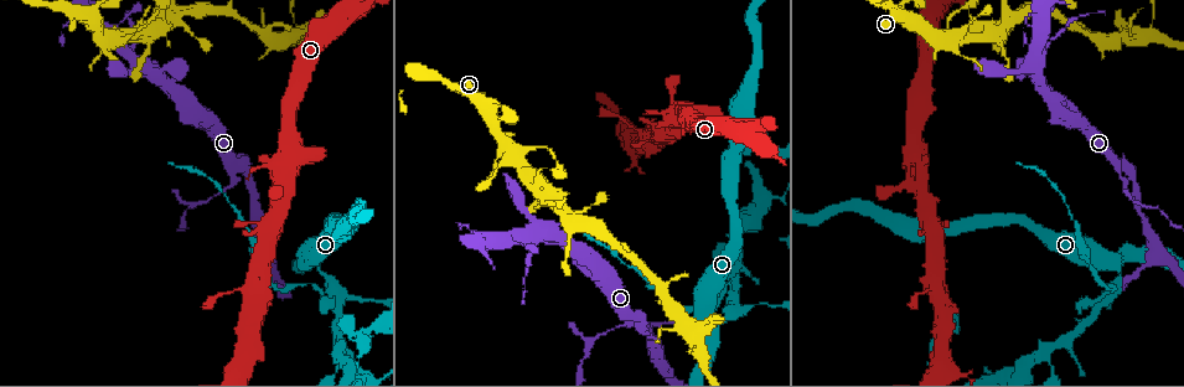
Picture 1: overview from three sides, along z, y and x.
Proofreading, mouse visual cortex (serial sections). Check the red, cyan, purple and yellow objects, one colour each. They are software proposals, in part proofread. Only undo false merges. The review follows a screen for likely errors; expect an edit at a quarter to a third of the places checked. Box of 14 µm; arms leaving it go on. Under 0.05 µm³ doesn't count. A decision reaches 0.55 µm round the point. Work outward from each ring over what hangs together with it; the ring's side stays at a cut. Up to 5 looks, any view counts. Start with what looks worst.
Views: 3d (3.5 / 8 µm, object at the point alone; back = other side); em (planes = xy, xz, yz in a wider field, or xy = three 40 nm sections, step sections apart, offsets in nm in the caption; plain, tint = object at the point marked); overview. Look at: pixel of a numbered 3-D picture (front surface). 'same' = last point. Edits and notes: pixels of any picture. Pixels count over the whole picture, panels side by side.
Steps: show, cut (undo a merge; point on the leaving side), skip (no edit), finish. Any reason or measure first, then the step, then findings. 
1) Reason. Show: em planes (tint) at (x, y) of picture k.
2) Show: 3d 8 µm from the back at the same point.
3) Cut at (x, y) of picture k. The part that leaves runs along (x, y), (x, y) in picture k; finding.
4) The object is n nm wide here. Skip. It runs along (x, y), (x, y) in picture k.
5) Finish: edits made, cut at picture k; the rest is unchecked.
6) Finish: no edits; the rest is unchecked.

Sudden change in width. Show: 3d 8 µm from the back at (1122, 178) of picture 1.

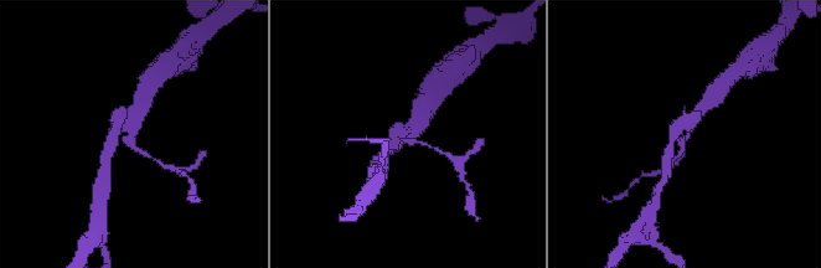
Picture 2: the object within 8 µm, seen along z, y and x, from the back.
The arms are 150, 350 nm wide. Show: em xy step 2 (tint) at (406, 138) of picture 2.

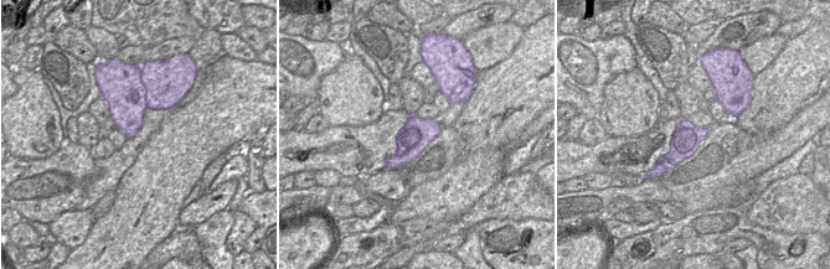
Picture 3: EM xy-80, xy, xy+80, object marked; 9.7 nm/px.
Cut at (455, 159) of picture 2. The part that leaves runs along (421, 143), (444, 153), (459, 169) in picture 2; a second cell is stuck on.

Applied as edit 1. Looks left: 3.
See it whole again. Show: overview.

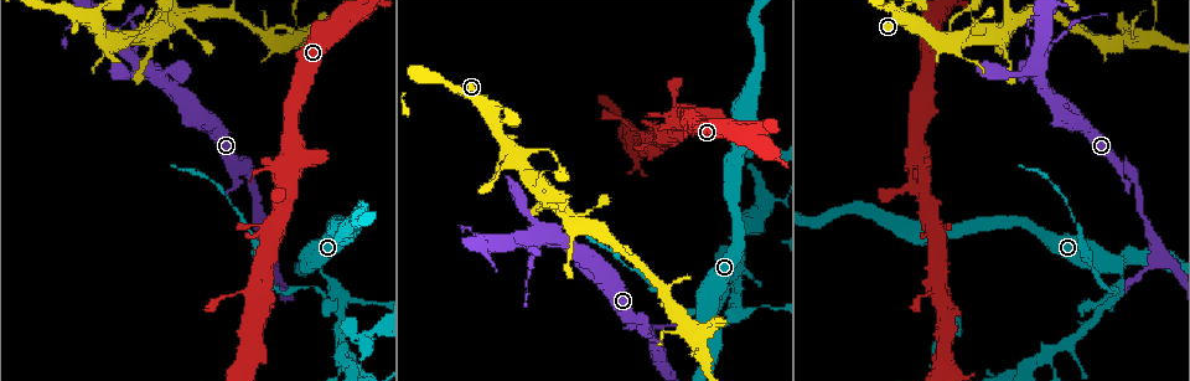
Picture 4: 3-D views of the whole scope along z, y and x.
Branch point. Show: 3d 3.5 µm at (623, 253) of picture 4.

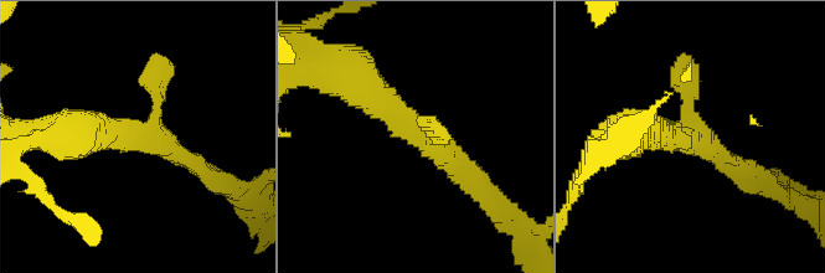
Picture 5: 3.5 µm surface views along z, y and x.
3 arms meet here; the arms are 200, 250, 450 nm wide; shape alone is not enough. Show: em xy step 2 (tint) at (693, 138) of picture 5.

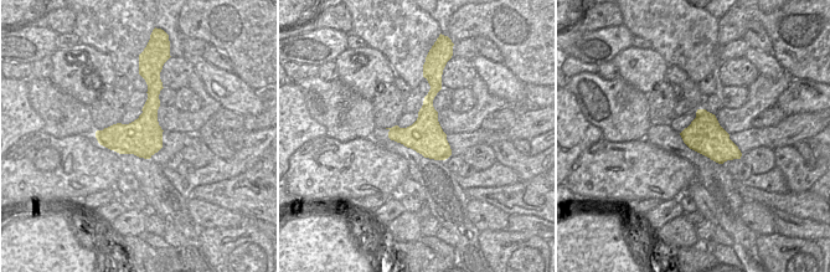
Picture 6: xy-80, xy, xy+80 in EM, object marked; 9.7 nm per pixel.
Skip. It runs along (359, 80), (473, 174), (480, 187) in picture 5; continuous, no second cell.

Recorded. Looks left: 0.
Finish: edits made, cut at picture 2; the rest is unchecked.

